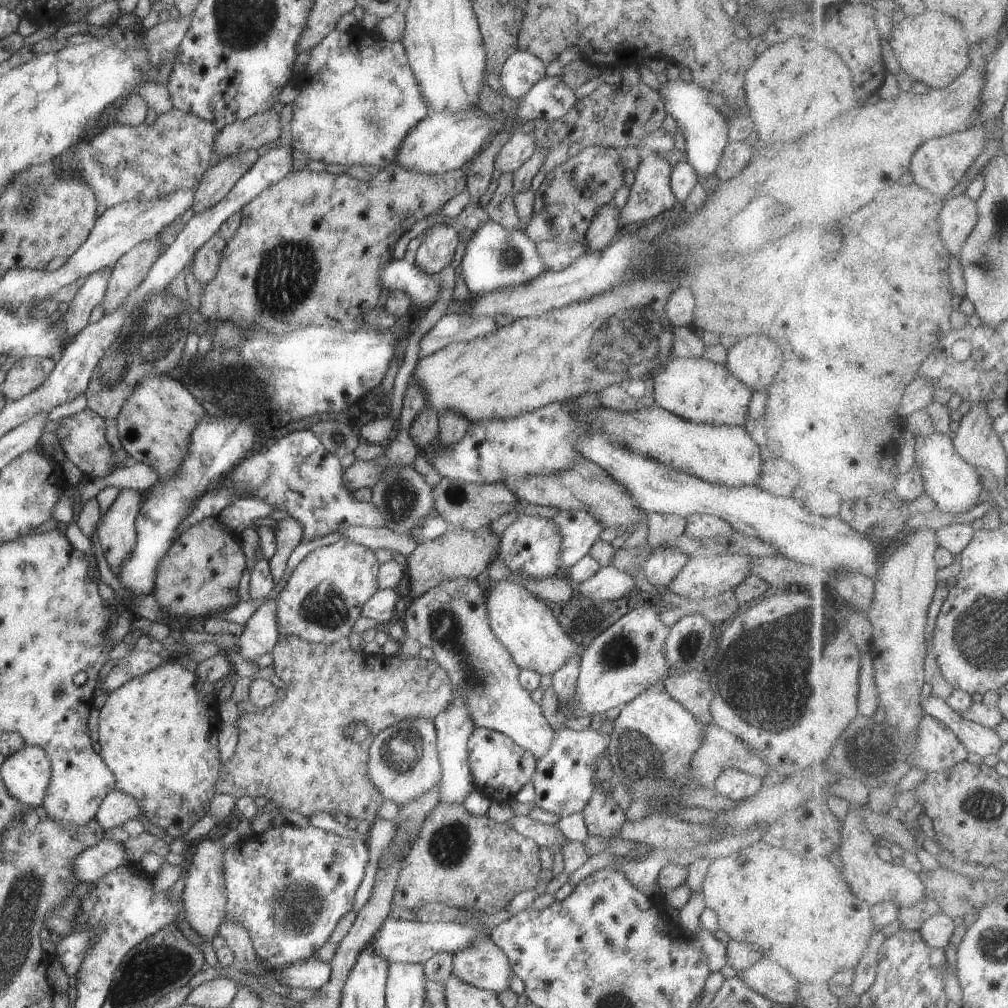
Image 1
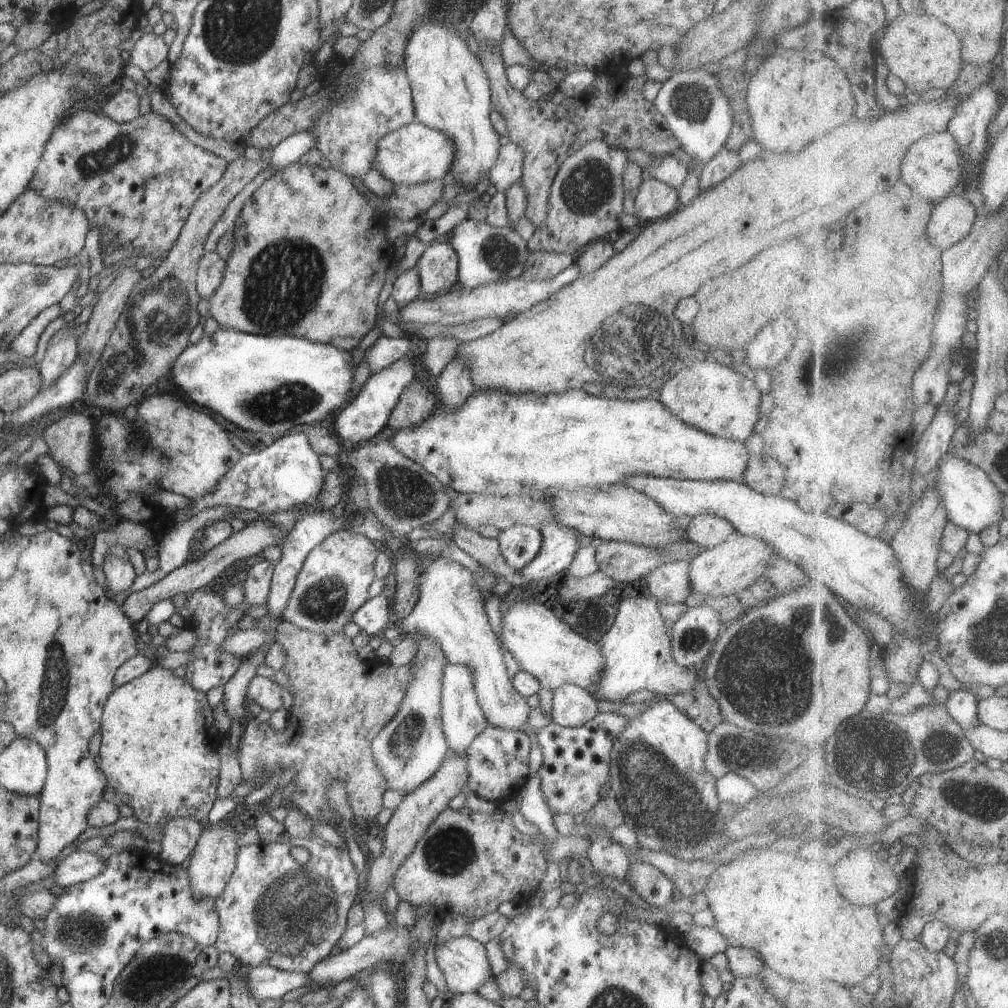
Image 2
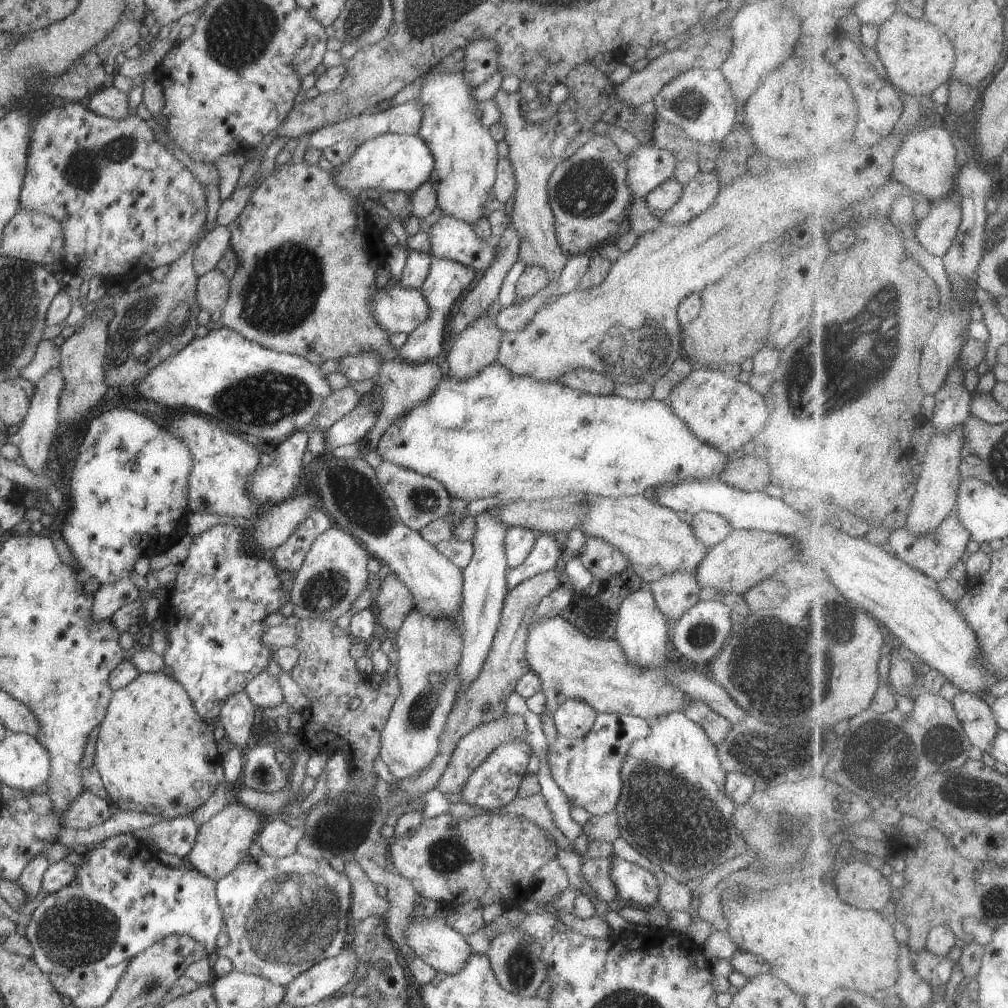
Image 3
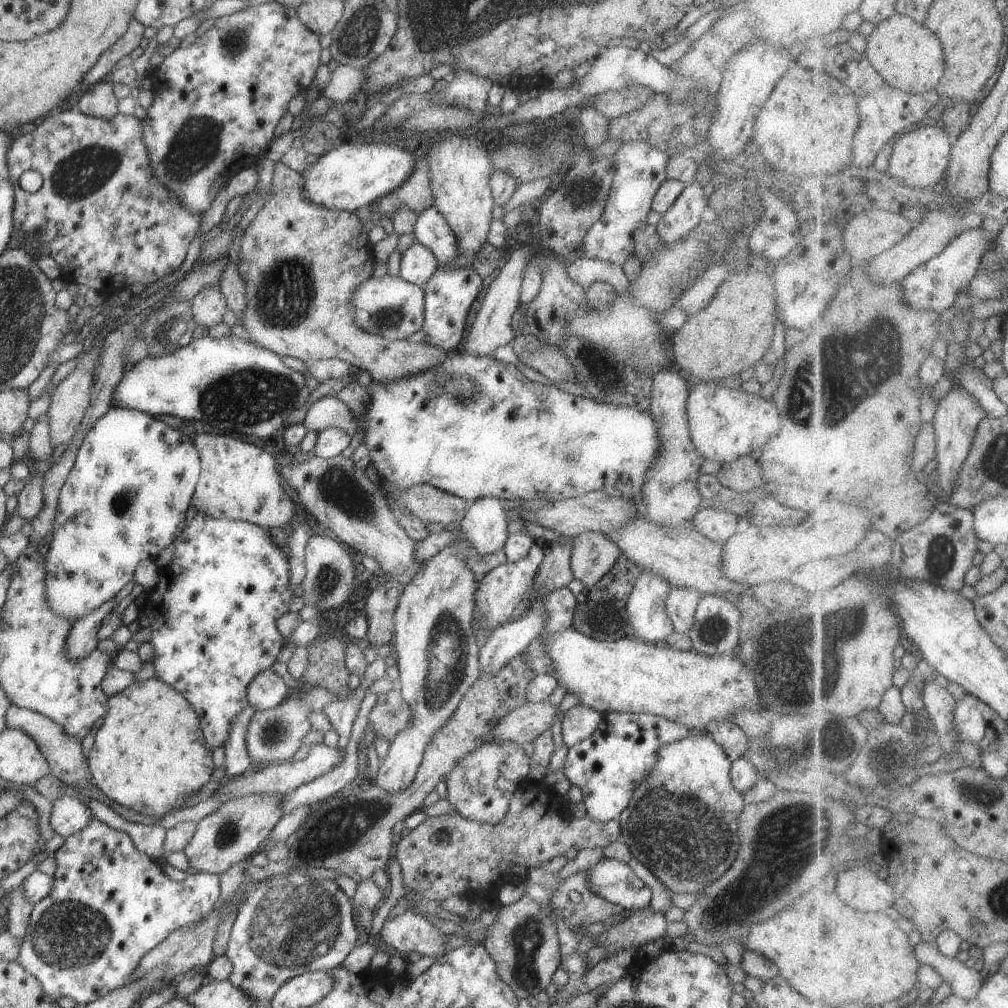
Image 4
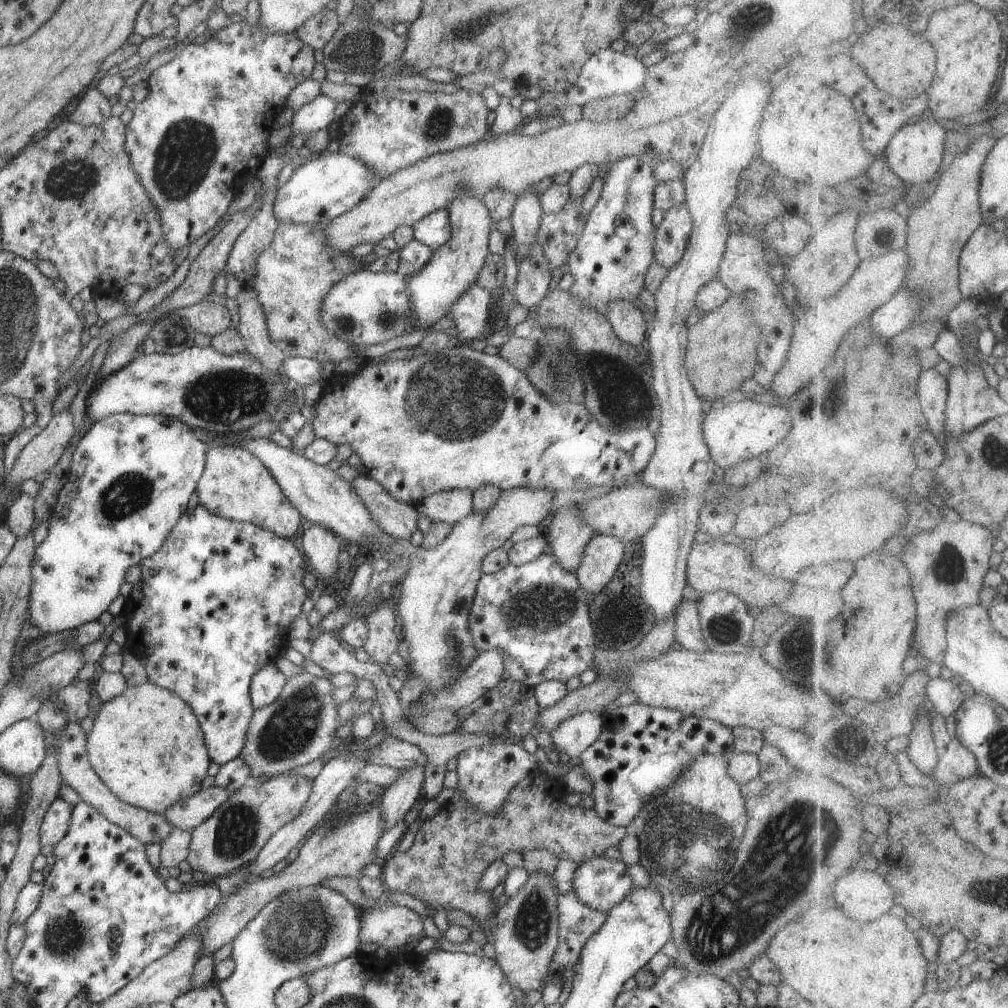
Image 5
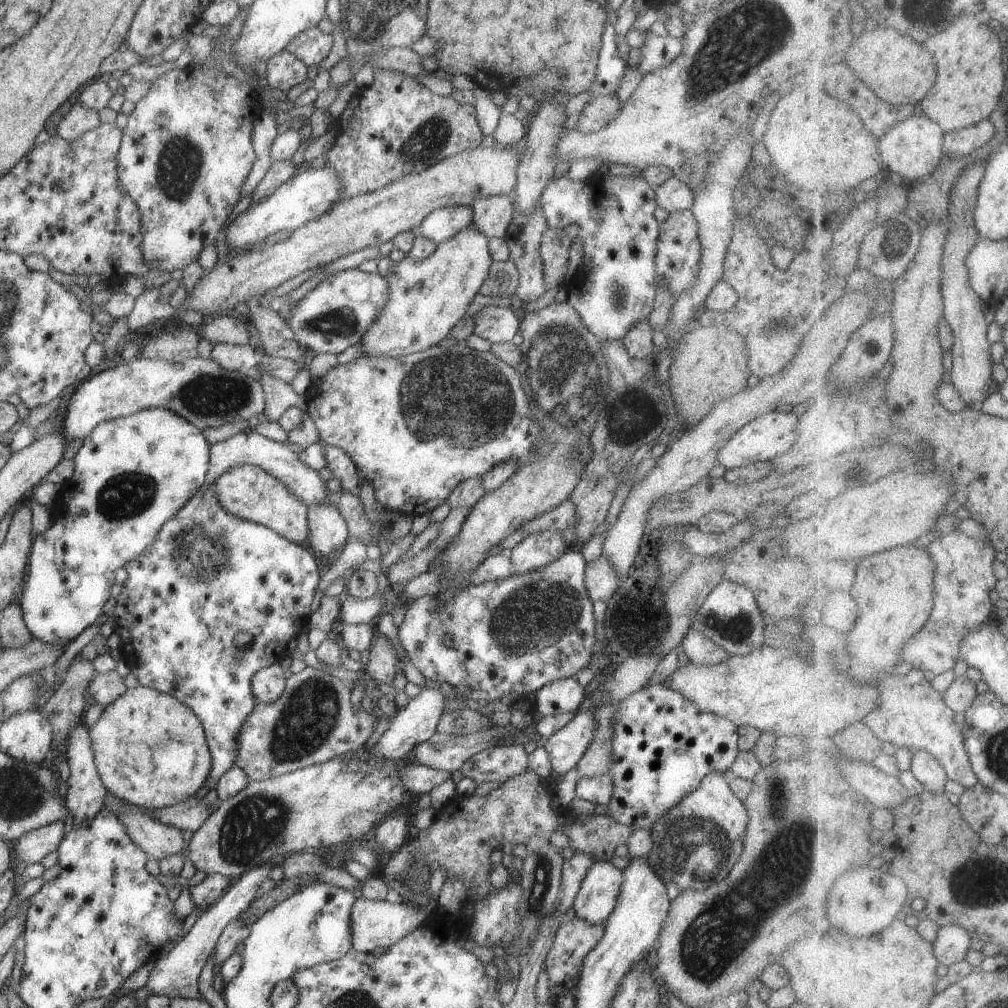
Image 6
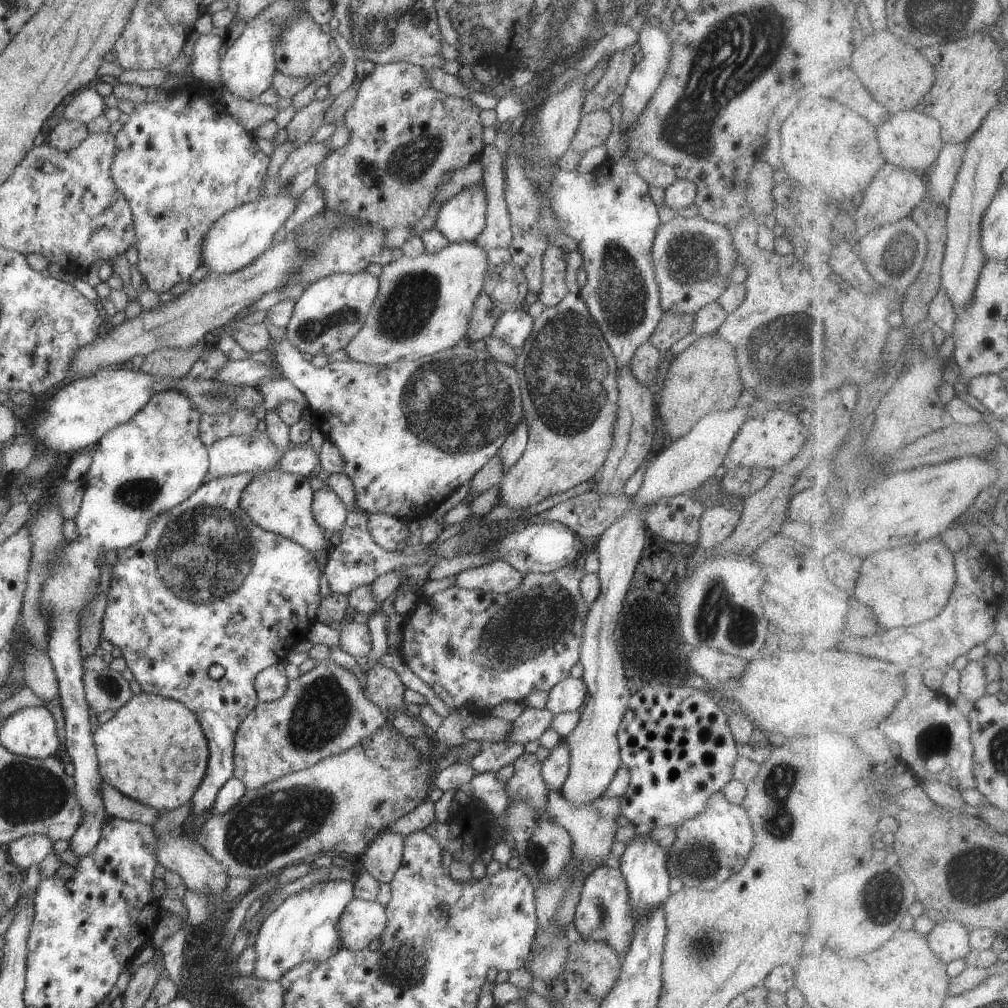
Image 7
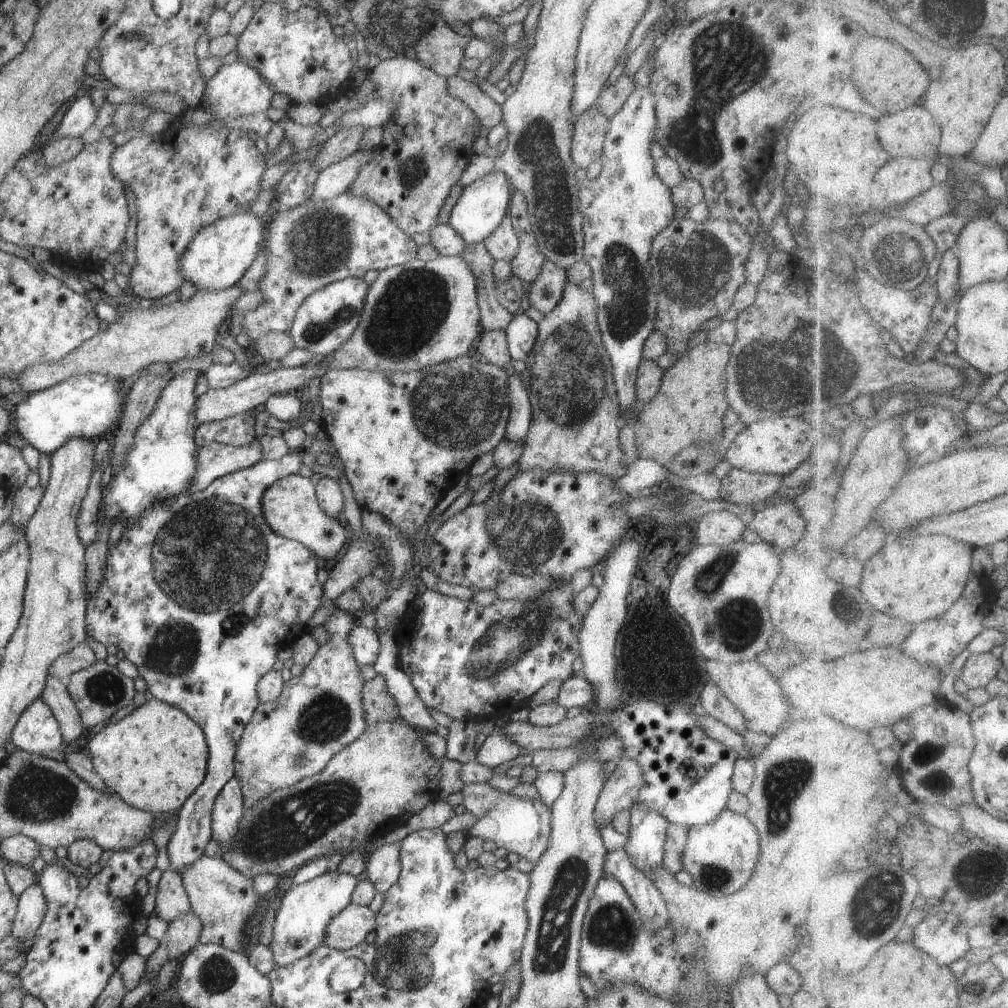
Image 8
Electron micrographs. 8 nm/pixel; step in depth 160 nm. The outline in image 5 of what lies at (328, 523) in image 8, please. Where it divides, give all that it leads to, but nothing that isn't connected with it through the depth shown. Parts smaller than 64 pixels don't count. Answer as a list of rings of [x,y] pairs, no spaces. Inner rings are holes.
[[[220,445],[208,448],[204,473],[198,480],[196,494],[199,505],[213,515],[234,521],[245,521],[284,539],[298,539],[307,524],[286,499],[272,474],[258,456],[239,446]]]

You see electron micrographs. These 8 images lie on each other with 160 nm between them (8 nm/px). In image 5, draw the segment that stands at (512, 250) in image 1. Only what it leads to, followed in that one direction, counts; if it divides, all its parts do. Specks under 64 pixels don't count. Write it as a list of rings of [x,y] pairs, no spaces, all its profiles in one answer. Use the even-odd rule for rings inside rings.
[[[438,210],[418,220],[413,227],[413,239],[426,244],[433,252],[441,248],[451,238],[448,212]]]

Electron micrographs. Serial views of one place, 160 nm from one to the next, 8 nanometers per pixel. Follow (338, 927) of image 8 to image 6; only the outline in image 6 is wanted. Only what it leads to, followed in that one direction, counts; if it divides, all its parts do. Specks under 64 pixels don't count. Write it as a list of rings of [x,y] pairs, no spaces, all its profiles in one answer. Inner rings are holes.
[[[357,895],[350,916],[352,949],[360,953],[373,953],[377,948],[388,949],[392,944],[396,944],[398,940],[402,940],[404,936],[418,929],[418,926],[421,926],[430,916],[431,911],[438,906],[437,900],[434,899],[430,899],[425,907],[412,907],[403,903],[392,904],[387,901],[364,899]]]

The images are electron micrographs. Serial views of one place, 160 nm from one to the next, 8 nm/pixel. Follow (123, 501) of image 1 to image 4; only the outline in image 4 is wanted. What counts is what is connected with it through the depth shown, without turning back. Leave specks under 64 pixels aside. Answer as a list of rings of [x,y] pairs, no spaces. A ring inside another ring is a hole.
[[[110,598],[100,608],[94,608],[88,616],[74,623],[66,638],[66,656],[70,660],[82,660],[92,654],[92,650],[99,644],[98,632],[102,628],[102,620],[115,612],[117,606],[115,598]]]

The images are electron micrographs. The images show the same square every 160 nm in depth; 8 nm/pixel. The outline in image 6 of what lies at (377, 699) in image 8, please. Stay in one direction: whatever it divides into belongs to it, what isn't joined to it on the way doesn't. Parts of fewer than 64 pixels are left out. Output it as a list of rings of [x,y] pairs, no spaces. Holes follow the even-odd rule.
[[[376,632],[373,646],[359,667],[362,671],[368,672],[377,685],[392,686],[399,662],[399,656],[391,640]]]

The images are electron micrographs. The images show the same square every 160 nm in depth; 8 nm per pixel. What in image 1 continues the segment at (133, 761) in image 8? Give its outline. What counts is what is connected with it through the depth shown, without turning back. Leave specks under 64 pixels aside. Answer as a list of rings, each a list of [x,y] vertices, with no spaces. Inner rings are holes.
[[[166,661],[158,666],[158,668],[133,678],[125,682],[120,688],[109,692],[107,700],[100,710],[98,728],[99,755],[115,776],[115,790],[134,797],[141,808],[142,815],[148,818],[154,826],[160,826],[160,828],[163,828],[166,833],[174,838],[184,836],[200,818],[211,812],[211,800],[217,793],[218,779],[222,768],[218,737],[223,718],[219,714],[218,704],[217,694],[214,692],[214,684],[201,681],[195,672],[190,672],[190,670],[186,669],[184,663],[177,664],[177,662]]]

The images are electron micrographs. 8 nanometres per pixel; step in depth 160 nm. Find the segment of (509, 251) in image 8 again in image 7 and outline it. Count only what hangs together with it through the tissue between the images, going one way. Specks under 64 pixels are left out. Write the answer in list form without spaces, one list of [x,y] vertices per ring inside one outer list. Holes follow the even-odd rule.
[[[484,144],[478,160],[483,167],[483,186],[486,190],[486,226],[475,242],[486,252],[496,248],[509,249],[512,232],[510,214],[505,202],[503,156],[496,146]]]

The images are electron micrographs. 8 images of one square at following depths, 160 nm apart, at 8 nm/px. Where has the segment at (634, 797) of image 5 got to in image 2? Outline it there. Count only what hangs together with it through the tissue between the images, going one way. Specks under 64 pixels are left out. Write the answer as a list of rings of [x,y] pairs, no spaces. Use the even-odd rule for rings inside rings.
[[[602,707],[597,715],[579,727],[561,727],[554,721],[537,730],[543,762],[539,769],[541,789],[547,805],[557,813],[584,814],[602,798],[602,788],[610,788],[611,750],[630,718]]]

